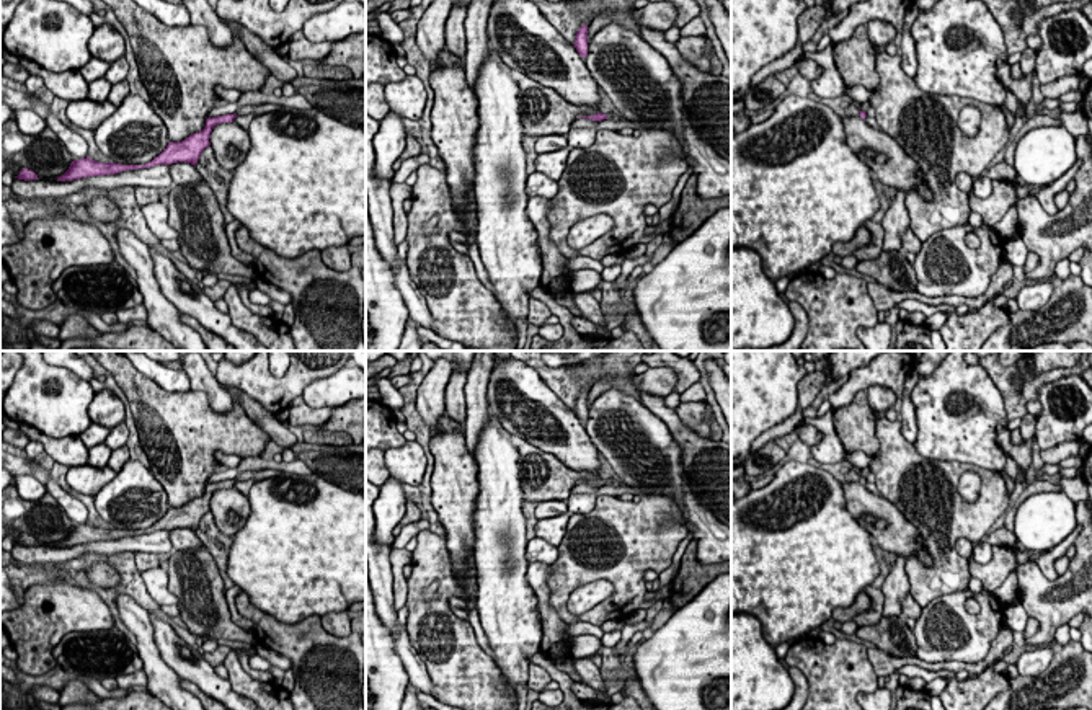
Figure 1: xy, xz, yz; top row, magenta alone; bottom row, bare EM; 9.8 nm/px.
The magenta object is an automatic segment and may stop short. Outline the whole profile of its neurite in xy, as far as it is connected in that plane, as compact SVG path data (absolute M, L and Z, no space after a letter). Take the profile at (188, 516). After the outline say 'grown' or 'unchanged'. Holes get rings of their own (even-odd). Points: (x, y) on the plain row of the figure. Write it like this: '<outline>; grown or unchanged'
M224 480L217 483L207 483L202 496L191 499L181 508L168 508L166 514L155 522L152 527L145 530L122 530L122 529L100 529L91 526L90 522L73 526L69 535L57 544L57 547L73 547L88 542L104 542L116 540L126 535L149 534L155 530L171 530L178 527L198 530L198 526L206 513L211 511L211 498L220 488L233 488L237 480Z; unchanged

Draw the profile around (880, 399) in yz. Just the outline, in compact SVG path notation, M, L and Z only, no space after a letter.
M872 385L867 390L867 400L872 411L886 413L894 406L896 395L888 387Z

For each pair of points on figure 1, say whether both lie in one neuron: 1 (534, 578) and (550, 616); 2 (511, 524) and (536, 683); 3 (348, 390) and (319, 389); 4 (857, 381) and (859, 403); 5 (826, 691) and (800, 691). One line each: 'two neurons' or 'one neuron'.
1: one neuron
2: two neurons
3: one neuron
4: two neurons
5: two neurons

